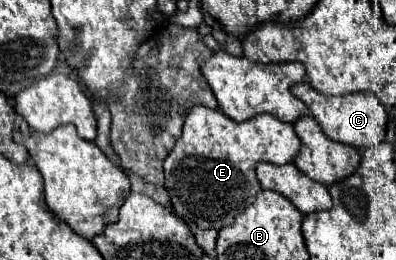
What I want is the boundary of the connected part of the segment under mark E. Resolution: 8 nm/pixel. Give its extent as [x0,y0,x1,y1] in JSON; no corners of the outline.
[164,106,300,230]

